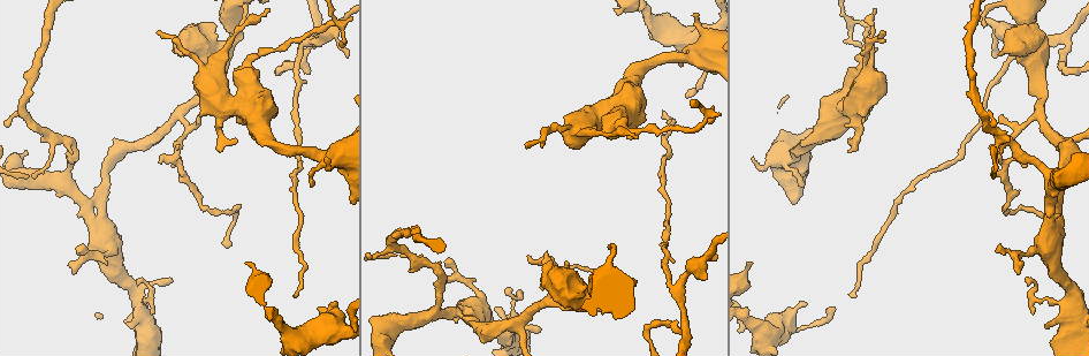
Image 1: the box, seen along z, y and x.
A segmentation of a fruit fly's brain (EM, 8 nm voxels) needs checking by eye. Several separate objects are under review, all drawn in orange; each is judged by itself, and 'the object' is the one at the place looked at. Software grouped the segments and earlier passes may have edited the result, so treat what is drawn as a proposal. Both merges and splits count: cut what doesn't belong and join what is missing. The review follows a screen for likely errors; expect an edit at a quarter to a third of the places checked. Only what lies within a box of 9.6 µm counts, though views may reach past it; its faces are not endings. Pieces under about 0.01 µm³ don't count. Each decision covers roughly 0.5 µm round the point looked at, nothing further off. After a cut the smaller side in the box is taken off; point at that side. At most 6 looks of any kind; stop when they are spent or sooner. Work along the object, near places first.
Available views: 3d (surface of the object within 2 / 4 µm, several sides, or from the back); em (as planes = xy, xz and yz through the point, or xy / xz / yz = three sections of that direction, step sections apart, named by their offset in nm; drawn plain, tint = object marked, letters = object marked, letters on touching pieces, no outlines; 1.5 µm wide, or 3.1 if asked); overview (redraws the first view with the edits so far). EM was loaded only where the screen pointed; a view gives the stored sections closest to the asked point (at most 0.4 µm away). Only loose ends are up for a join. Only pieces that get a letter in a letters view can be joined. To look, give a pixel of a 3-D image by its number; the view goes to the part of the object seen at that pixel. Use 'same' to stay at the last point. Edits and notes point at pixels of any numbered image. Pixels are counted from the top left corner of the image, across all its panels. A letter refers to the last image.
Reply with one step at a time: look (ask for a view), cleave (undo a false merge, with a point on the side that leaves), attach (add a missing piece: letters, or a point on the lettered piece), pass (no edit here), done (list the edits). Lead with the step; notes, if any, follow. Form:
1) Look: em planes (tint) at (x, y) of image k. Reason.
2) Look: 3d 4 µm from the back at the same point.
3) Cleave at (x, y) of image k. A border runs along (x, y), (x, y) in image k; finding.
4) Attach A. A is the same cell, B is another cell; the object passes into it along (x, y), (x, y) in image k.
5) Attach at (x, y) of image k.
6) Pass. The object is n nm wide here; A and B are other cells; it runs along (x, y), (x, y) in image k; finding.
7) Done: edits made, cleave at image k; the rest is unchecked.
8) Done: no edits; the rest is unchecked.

Look: em planes (letters) at (616, 12) of image 1. End of a long branch.

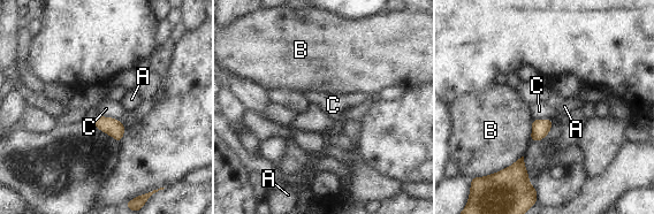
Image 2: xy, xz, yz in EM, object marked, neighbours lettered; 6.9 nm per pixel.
Pass. A, B and C are other cells; a border runs along (99, 114), (116, 119), (126, 129) in image 2; no lettered piece goes on from it.

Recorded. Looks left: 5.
Look: 3d 4 µm at (662, 115) of image 1. Tapers out.

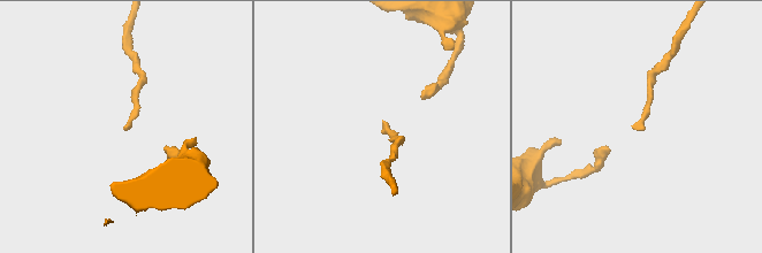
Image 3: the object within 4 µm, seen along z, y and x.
Look: em planes (letters) at (383, 127) of image 3. Shape alone is not enough.

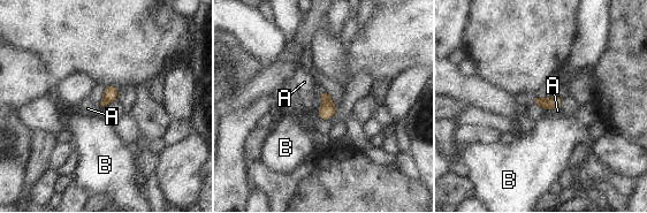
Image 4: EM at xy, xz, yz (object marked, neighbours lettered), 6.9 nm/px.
Pass. A and B are other cells; a border runs along (98, 105), (100, 109) in image 4; none of them fits.

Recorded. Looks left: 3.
Look: 3d 4 µm at (1027, 284) of image 1. Branch stops here.

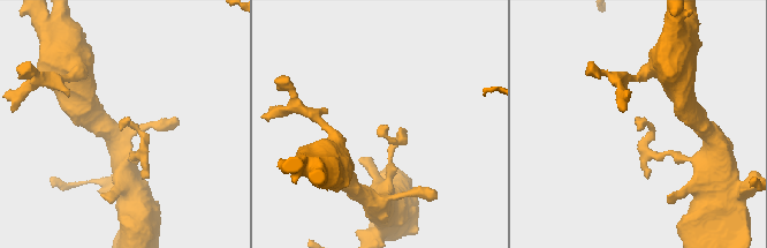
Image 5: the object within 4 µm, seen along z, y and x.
Look: em planes (letters) at (379, 127) of image 5. Now the EM.

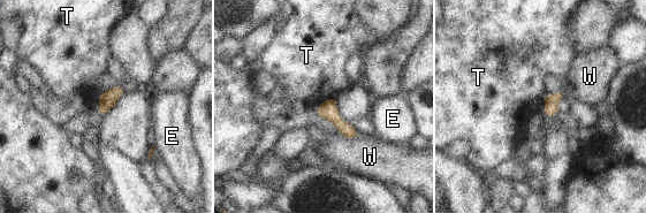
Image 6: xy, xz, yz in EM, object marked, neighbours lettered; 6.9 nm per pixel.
Pass. E, T and W are other cells; a border runs along (546, 94), (541, 98) in image 6; no lettered piece goes on from it.

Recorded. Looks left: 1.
Done: no edits; the rest is unchecked.

